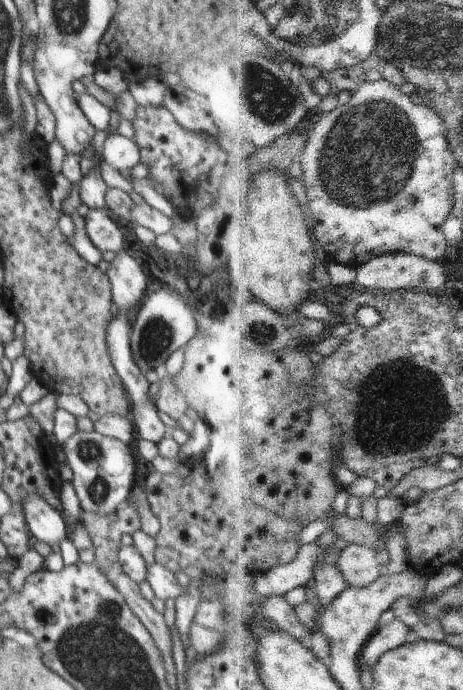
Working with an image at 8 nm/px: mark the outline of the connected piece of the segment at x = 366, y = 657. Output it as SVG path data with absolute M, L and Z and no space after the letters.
M396 618L388 626L380 628L374 638L369 640L364 654L362 654L362 665L364 669L376 666L382 656L390 650L404 646L414 638L414 632L408 624Z

